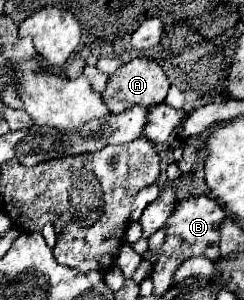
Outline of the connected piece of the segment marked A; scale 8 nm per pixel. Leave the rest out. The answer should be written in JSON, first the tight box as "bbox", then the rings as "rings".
{"bbox":[101,58,169,114],"rings":[[[135,58],[109,76],[101,98],[113,114],[121,114],[131,106],[157,106],[167,90],[169,80],[161,66],[151,58]]]}

